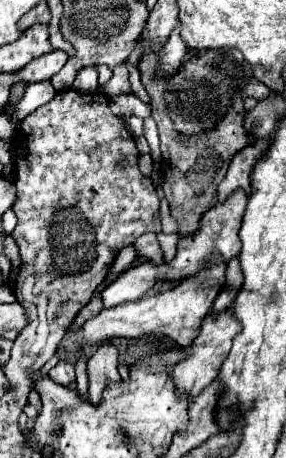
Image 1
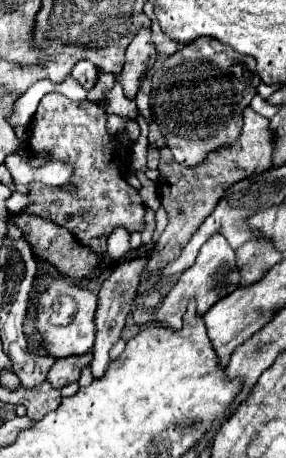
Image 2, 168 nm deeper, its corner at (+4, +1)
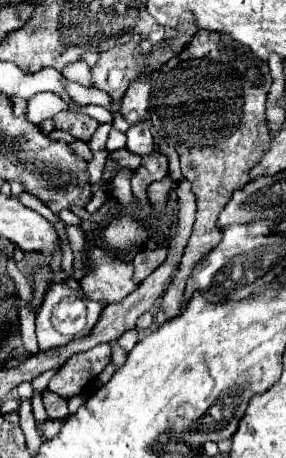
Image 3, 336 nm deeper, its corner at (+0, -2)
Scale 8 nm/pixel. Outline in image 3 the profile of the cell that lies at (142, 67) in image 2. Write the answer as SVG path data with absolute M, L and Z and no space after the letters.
M151 75L145 79L139 79L129 87L125 93L125 99L121 103L121 115L129 125L137 125L147 119L147 109L149 109L149 95L151 95Z

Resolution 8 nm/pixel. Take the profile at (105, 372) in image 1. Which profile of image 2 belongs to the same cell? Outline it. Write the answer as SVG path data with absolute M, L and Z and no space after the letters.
M141 258L135 260L125 260L121 262L111 276L103 282L101 292L99 292L99 304L97 304L97 312L95 312L95 346L93 346L93 360L91 360L91 372L93 378L99 380L103 378L103 374L107 372L109 364L111 364L111 356L109 350L113 348L113 344L119 340L121 330L125 326L125 318L133 306L133 300L137 298L137 286L139 286L139 276L137 276L137 268L141 268Z

